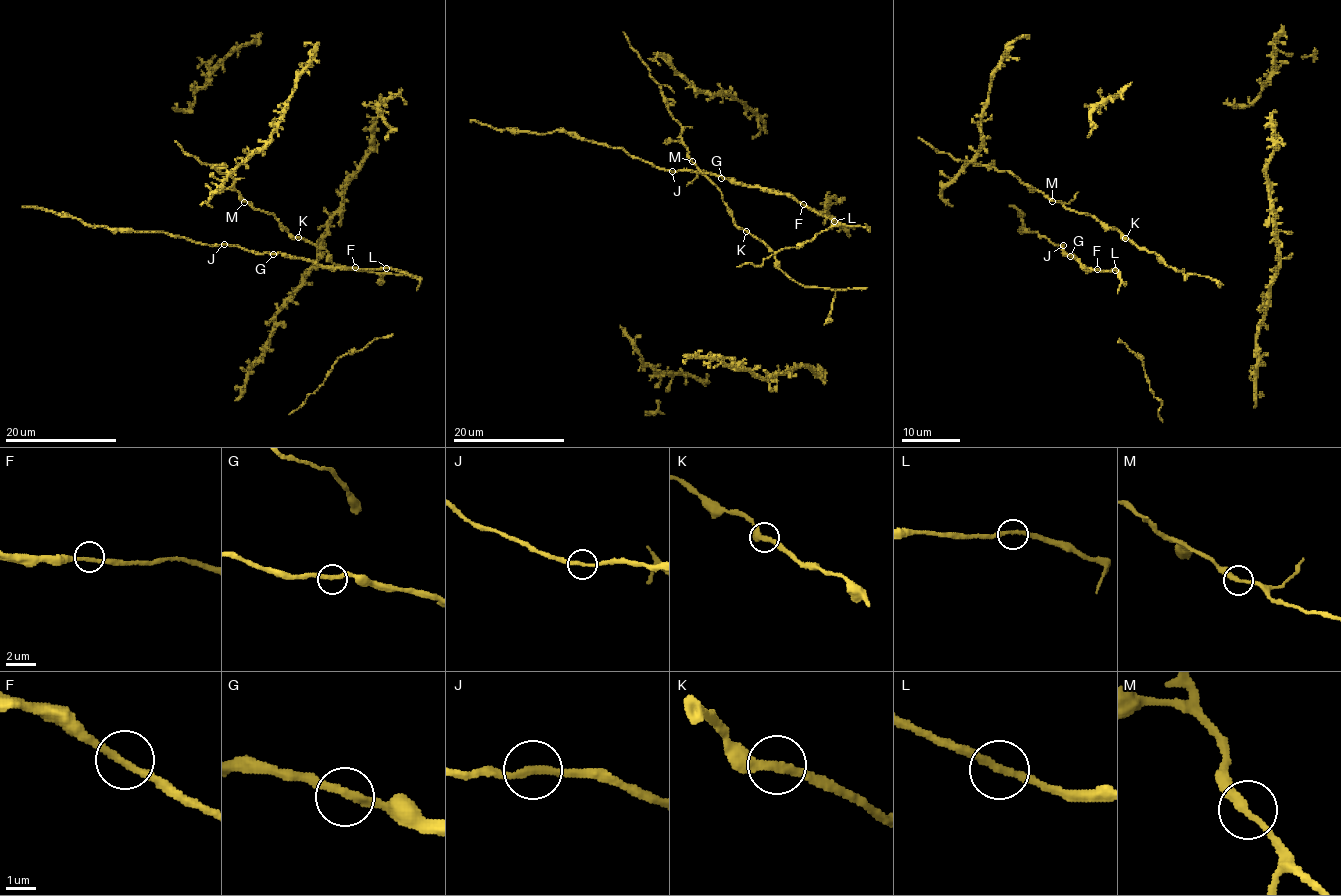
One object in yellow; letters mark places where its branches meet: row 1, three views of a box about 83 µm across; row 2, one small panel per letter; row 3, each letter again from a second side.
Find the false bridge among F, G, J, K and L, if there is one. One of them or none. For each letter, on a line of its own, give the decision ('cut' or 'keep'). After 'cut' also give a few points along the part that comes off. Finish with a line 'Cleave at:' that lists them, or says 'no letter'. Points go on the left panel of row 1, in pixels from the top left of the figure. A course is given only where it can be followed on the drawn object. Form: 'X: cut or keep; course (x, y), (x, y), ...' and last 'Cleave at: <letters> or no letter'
F: keep
G: keep
J: keep
K: keep
L: keep
Cleave at: no letter

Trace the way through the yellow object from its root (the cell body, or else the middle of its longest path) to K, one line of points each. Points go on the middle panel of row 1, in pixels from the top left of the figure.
K: (791, 279), (780, 268), (775, 254), (746, 230)

